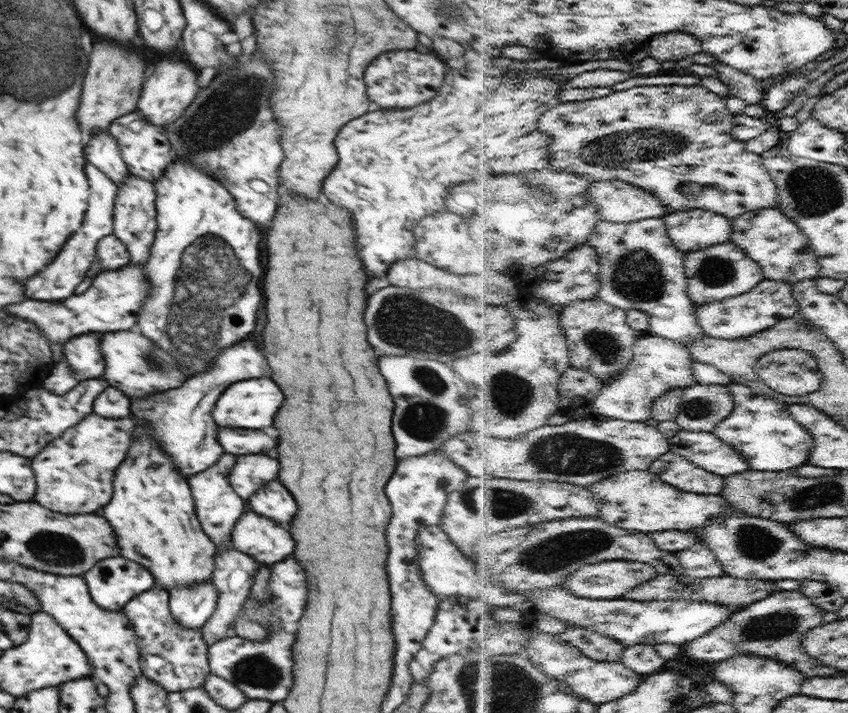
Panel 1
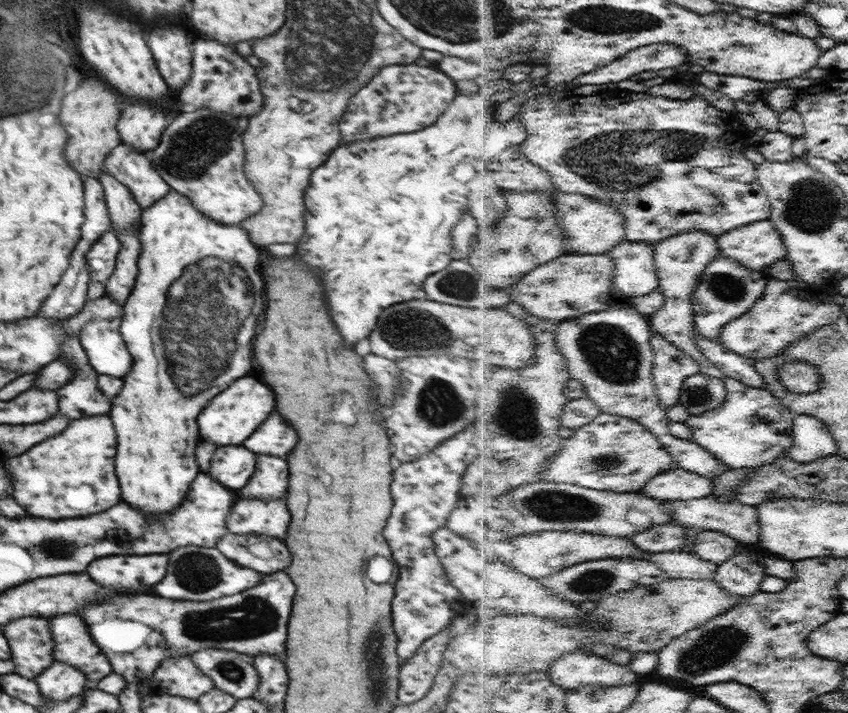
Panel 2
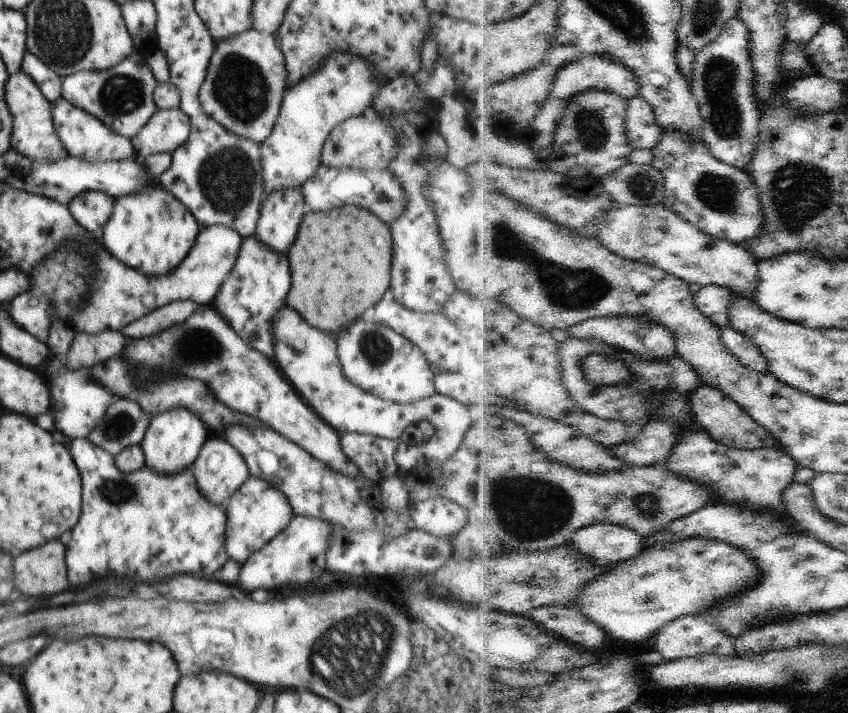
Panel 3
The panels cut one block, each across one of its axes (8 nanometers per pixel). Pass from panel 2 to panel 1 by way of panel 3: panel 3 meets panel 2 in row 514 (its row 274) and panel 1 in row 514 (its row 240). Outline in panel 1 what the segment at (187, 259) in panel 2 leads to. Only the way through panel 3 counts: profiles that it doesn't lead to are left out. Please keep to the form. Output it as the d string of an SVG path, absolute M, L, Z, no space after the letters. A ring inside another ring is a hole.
M142 420L136 422L134 442L114 476L112 502L99 513L112 524L124 558L148 568L156 578L157 588L160 584L169 592L172 587L207 581L214 570L217 546L200 526L186 478L174 468L170 456L154 442L150 426Z

